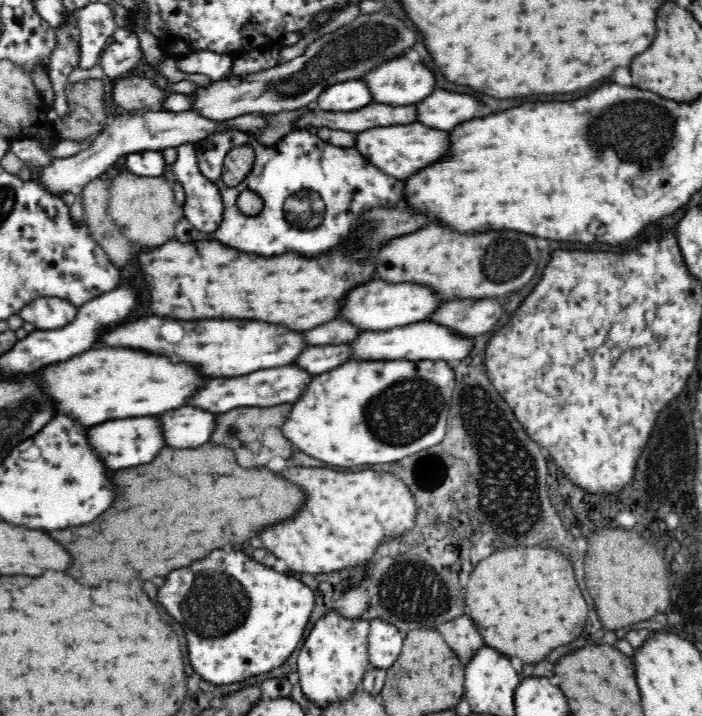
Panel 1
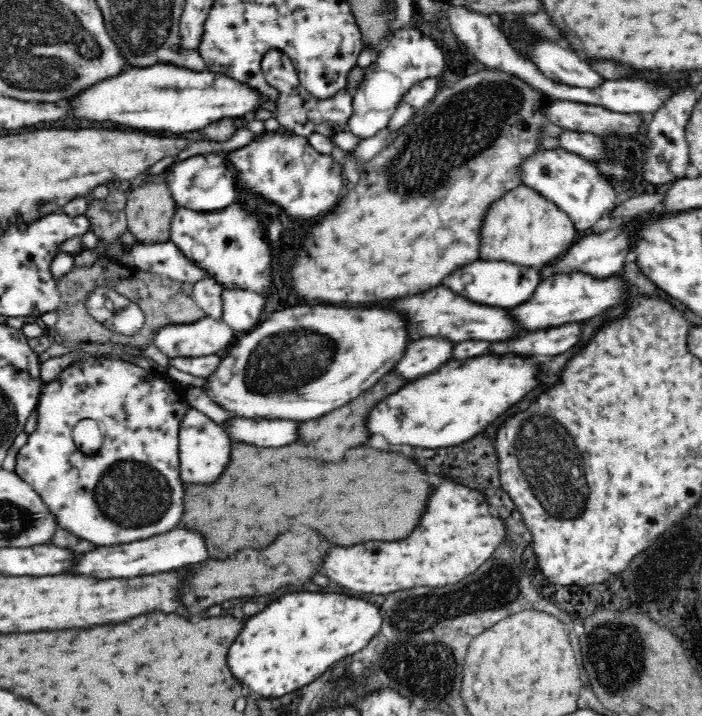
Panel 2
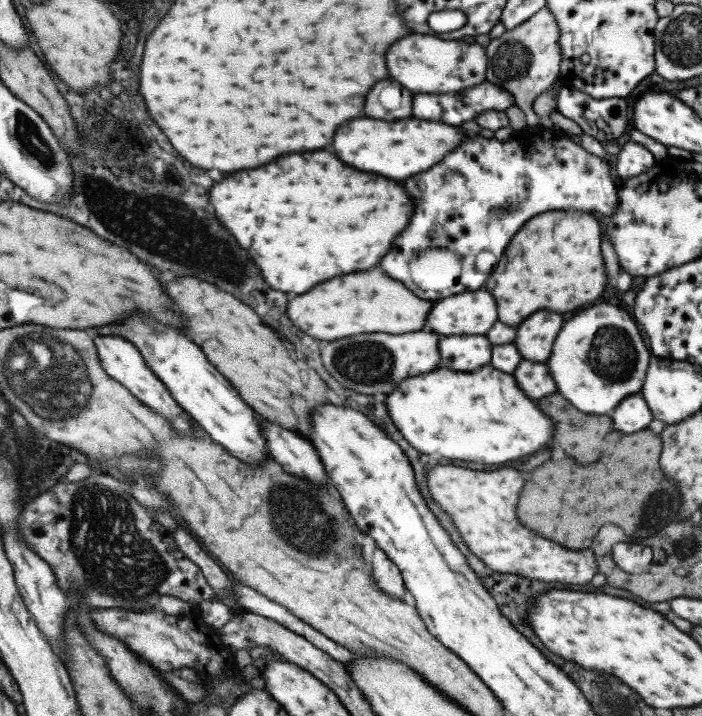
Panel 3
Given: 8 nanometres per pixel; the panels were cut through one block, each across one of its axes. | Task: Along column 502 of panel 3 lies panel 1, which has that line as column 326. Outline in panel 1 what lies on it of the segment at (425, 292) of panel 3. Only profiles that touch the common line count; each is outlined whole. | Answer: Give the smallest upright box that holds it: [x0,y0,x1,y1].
[175,126,404,258]

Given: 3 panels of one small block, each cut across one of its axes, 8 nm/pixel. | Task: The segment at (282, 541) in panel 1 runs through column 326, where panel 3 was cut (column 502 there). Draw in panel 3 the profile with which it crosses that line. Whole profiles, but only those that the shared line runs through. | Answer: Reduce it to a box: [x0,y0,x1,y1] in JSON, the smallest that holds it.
[427,466,598,584]

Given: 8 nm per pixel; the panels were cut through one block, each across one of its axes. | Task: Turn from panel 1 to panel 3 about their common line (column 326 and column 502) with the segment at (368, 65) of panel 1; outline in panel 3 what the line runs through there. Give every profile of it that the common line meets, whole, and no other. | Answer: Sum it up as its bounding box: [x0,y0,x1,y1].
[484,7,562,125]

